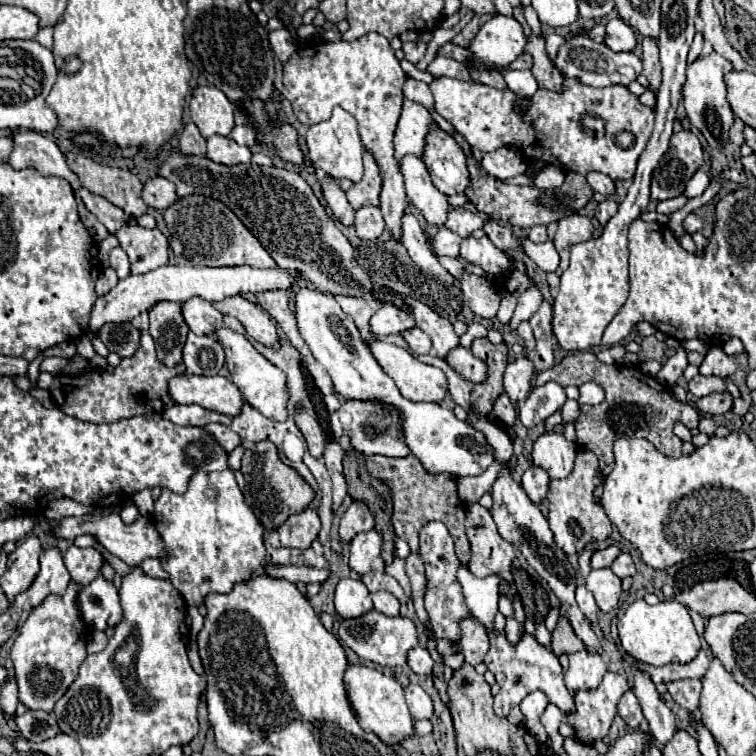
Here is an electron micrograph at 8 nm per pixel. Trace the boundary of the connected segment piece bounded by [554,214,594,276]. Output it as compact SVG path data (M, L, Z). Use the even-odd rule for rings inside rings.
M572 214L572 216L566 216L558 222L558 230L556 230L556 236L554 236L554 246L556 246L556 250L560 252L560 258L562 258L562 262L556 270L558 276L561 276L564 270L568 268L570 246L590 240L592 232L594 232L592 220L588 216L582 216L582 214Z

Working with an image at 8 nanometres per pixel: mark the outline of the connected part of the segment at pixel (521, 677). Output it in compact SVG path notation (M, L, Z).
M496 628L488 630L490 636L490 648L486 654L486 666L496 676L496 682L500 686L500 694L494 696L494 712L498 716L508 716L512 706L518 706L518 700L526 696L526 692L542 690L552 704L556 704L562 712L570 712L574 708L572 694L564 686L564 674L562 666L558 662L558 656L552 654L550 648L542 646L534 636L522 634L516 644L510 644L506 634L500 634Z

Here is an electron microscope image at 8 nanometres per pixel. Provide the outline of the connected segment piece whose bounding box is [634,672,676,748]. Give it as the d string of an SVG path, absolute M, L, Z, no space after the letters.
M636 672L634 694L640 700L640 706L650 724L650 732L652 732L656 744L660 748L664 748L676 732L674 714L666 708L660 694L656 692L656 686L652 684L652 680L648 680L648 676L644 676L644 672Z

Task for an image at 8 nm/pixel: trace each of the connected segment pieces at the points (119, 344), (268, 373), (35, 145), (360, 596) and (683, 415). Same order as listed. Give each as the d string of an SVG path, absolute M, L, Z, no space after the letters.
M130 322L104 324L98 330L98 336L110 348L110 352L116 352L122 358L132 356L140 344L140 332Z
M218 328L216 330L216 338L222 344L224 352L226 352L226 366L230 370L230 380L238 386L238 390L242 392L244 400L254 406L256 410L260 410L266 418L270 420L286 420L286 400L288 400L288 392L286 392L286 376L284 372L280 372L276 366L272 366L242 334L230 330L230 328Z
M28 130L28 132L12 134L12 142L14 142L14 150L8 160L12 168L22 170L30 166L38 170L42 176L60 176L66 178L72 184L72 188L80 186L78 176L66 166L64 154L50 138Z
M346 578L340 580L336 586L334 606L342 618L358 618L372 610L372 598L360 578L358 580Z
M574 352L568 354L558 366L544 370L538 374L538 382L554 380L560 386L580 386L588 380L600 384L606 390L606 400L598 406L580 406L580 414L576 418L576 444L582 450L596 452L600 460L600 480L602 482L594 490L594 498L601 501L604 478L612 470L612 444L618 438L646 438L650 440L662 454L666 456L680 456L682 440L674 436L672 426L676 420L684 422L690 430L698 426L698 414L688 402L672 400L668 388L658 384L648 374L640 372L640 368L628 368L624 364L608 366L596 358L594 352Z

